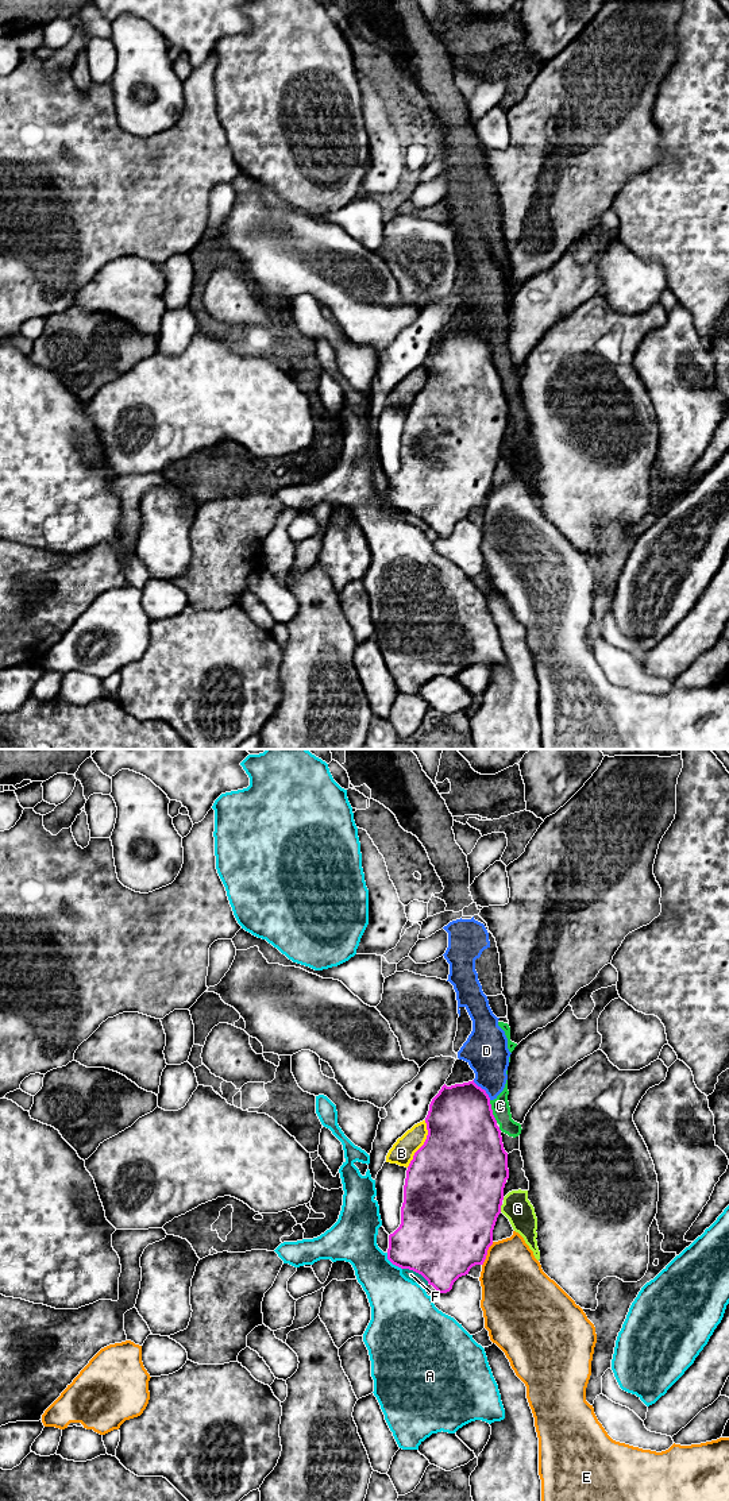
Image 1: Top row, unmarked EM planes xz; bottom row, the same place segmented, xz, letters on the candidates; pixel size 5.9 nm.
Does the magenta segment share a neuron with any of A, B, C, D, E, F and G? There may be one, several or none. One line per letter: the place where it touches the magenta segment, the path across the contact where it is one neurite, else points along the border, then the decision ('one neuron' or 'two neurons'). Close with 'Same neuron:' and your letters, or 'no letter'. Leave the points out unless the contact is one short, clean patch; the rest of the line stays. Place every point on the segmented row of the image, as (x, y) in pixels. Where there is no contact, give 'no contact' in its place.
A: meets magenta in xz at (392, 1262); two neurons
B: meets magenta in xz at (424, 1143); two neurons
C: meets magenta in xz at (492, 1111); two neurons
D: meets magenta in xz at (483, 1089); border along xz (473, 1080), (490, 1099); two neurons
E: meets magenta in xz at (486, 1254); two neurons
F: meets magenta in xz at (416, 1272); two neurons
G: meets magenta in xz at (500, 1208); border along xz (502, 1204), (500, 1211); two neurons
Same neuron: no letter

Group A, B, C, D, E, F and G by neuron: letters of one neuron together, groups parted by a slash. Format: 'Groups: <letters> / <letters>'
Groups: A / B / C D G / E / F

